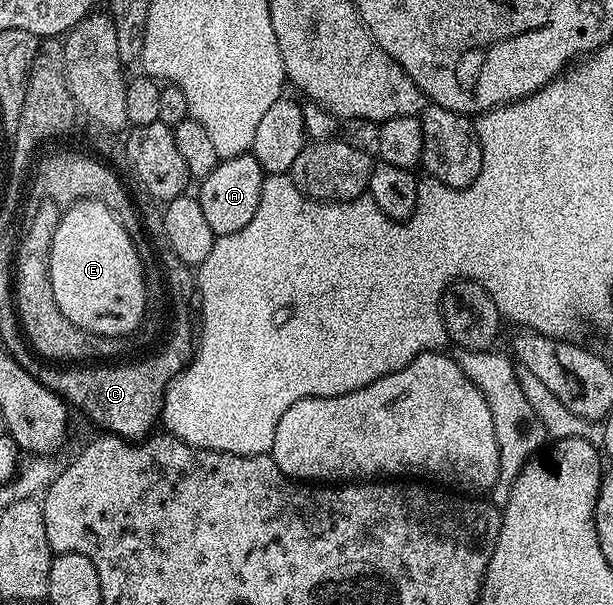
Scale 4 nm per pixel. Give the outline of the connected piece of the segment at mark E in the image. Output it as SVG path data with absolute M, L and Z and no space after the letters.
M82 199L80 202L73 204L68 211L60 217L60 224L54 233L54 241L50 249L50 285L54 289L54 301L58 301L58 309L66 317L70 317L70 321L74 321L74 325L80 327L81 331L89 331L90 333L98 333L106 337L128 337L133 333L139 332L146 318L148 311L148 293L147 285L144 283L143 265L140 263L139 255L135 251L131 237L126 233L126 229L120 224L119 218L114 211L109 211L106 204L98 199Z

